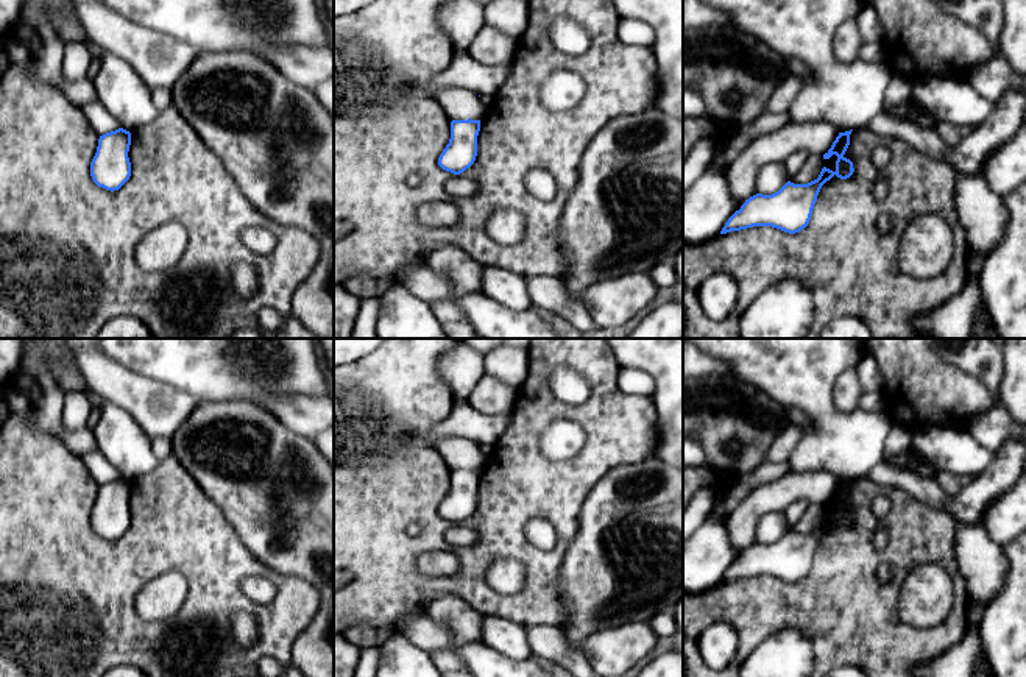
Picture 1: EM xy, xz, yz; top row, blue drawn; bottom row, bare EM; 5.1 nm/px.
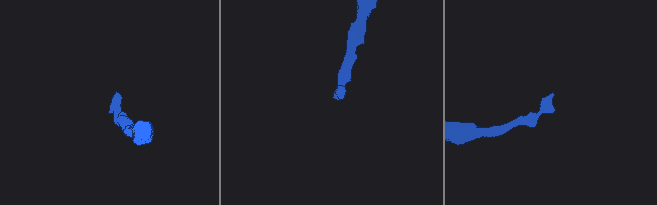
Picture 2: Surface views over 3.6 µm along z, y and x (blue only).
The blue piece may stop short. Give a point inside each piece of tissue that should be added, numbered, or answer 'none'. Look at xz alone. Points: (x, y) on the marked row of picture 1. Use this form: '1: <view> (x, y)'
none

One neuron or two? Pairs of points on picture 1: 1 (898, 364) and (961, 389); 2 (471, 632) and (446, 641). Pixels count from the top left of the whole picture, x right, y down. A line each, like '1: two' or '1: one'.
1: one
2: two

